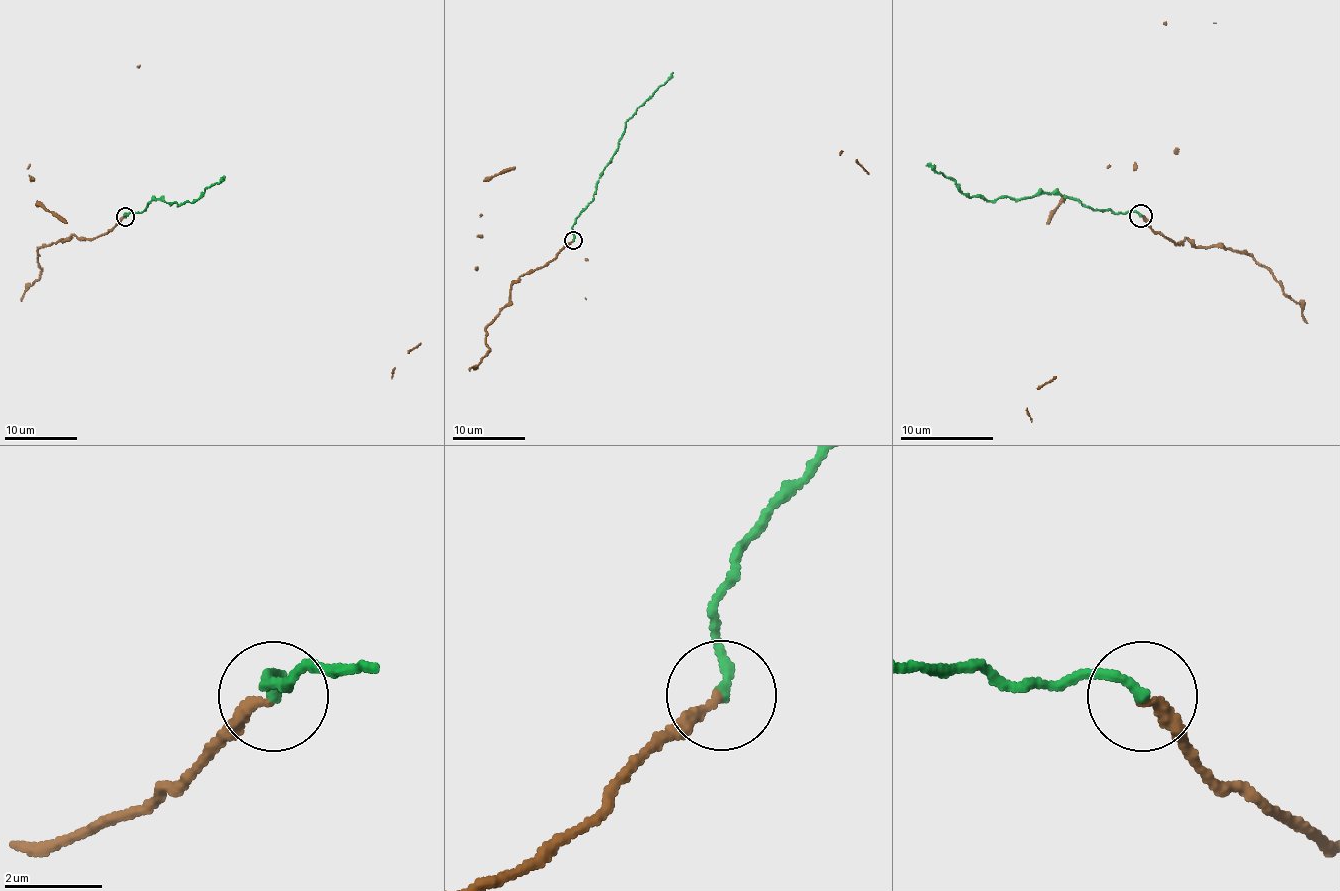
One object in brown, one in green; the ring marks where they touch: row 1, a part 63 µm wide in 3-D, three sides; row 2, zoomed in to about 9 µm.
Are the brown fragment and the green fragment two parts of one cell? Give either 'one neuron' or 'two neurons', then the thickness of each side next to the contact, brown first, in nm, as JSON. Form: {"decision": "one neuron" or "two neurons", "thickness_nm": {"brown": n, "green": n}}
{"decision": "one neuron", "thickness_nm": {"brown": 240, "green": 240}}

